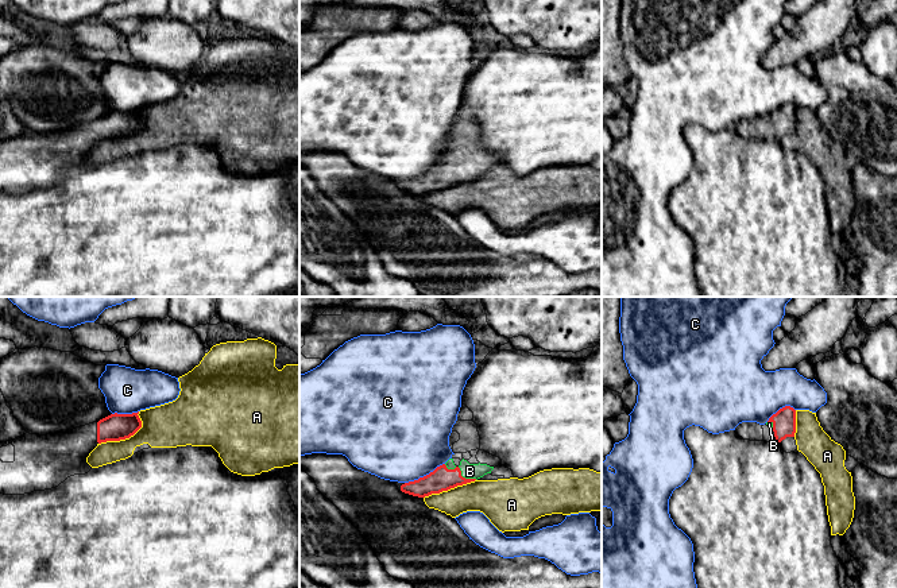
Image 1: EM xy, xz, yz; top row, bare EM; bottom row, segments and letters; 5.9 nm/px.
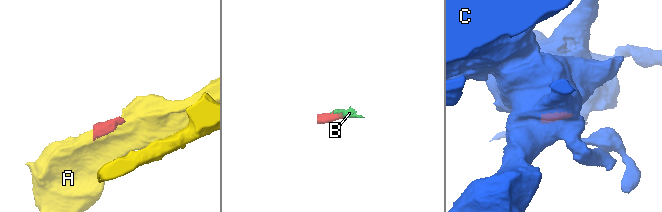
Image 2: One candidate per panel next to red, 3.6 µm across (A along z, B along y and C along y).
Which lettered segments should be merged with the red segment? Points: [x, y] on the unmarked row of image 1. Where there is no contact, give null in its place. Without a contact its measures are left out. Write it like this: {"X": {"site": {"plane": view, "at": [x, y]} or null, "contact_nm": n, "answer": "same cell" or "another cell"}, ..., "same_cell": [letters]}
{"A": {"site": {"plane": "xy", "at": [127, 135]}, "contact_nm": 320, "answer": "another cell"}, "B": {"site": {"plane": "xz", "at": [460, 170]}, "contact_nm": 220, "answer": "same cell"}, "C": {"site": {"plane": "xz", "at": [424, 174]}, "contact_nm": 260, "answer": "another cell"}, "same_cell": ["B"]}

